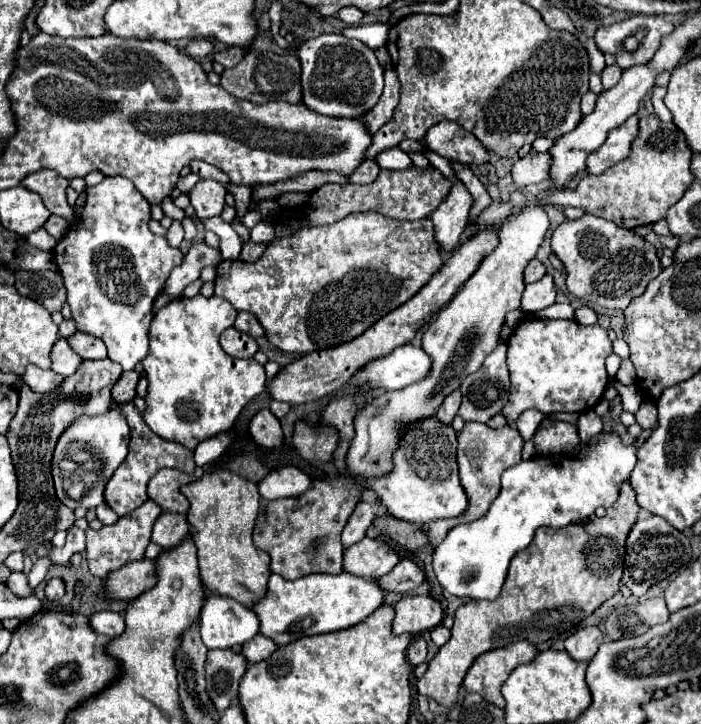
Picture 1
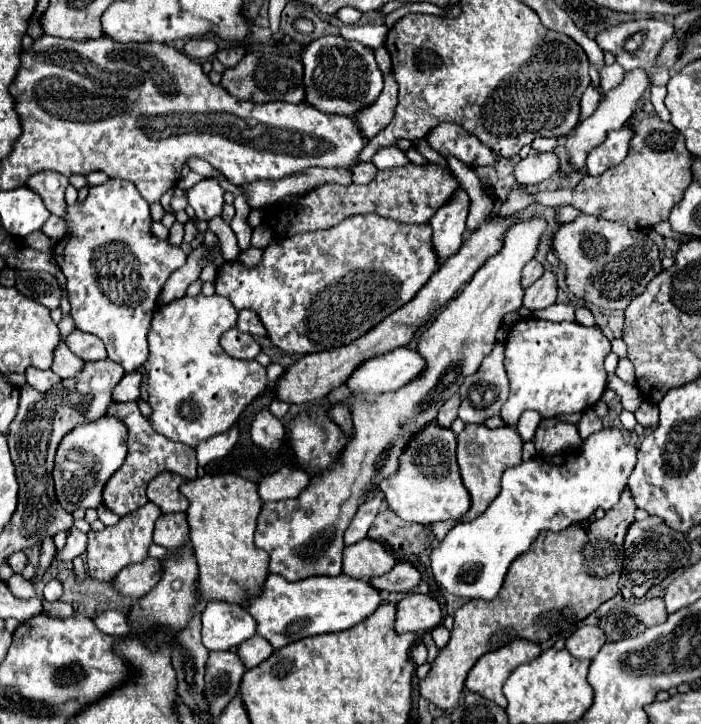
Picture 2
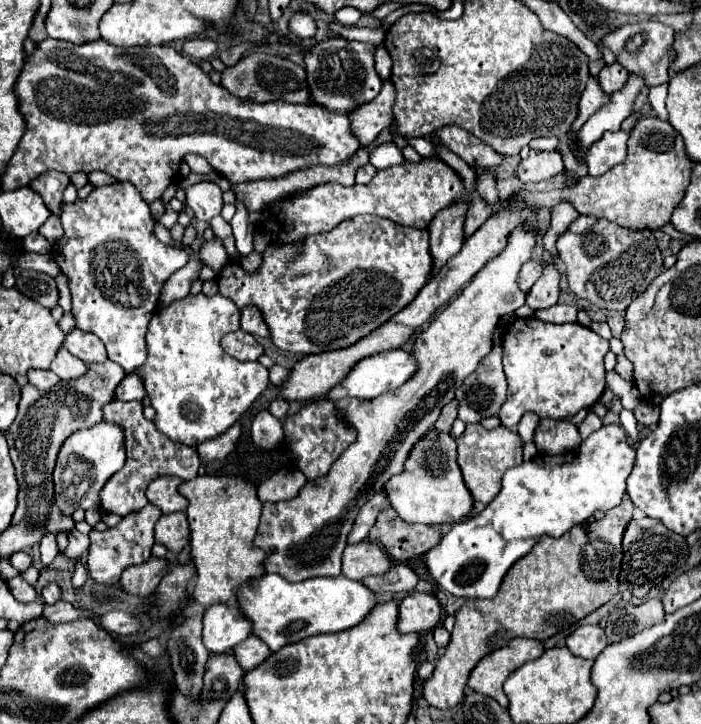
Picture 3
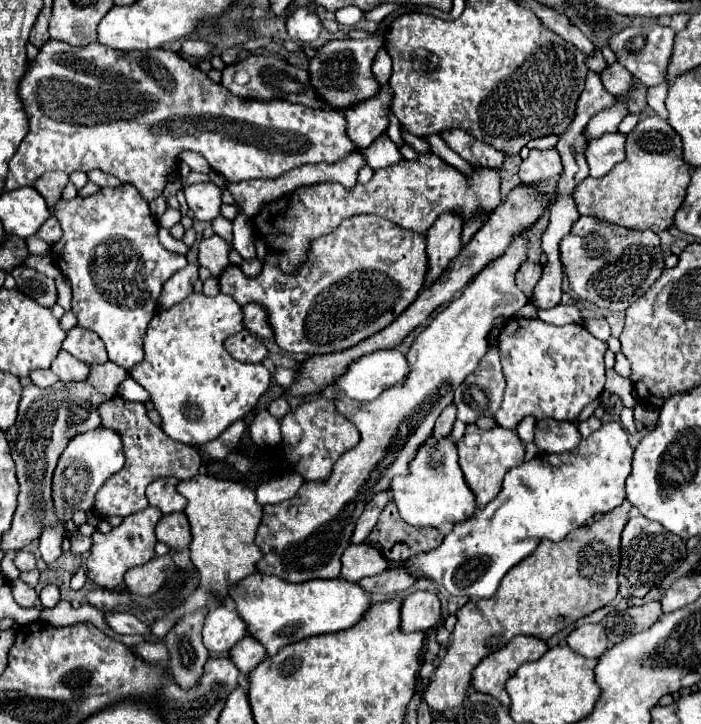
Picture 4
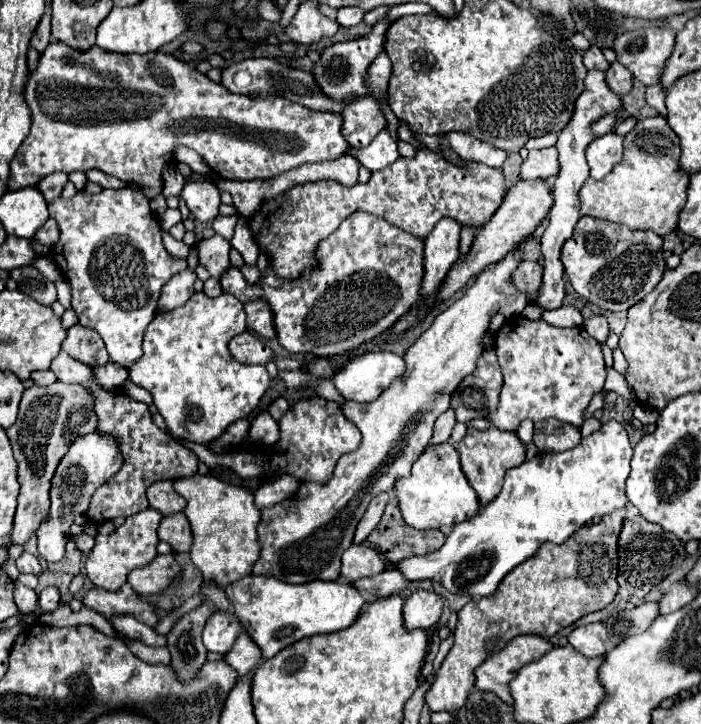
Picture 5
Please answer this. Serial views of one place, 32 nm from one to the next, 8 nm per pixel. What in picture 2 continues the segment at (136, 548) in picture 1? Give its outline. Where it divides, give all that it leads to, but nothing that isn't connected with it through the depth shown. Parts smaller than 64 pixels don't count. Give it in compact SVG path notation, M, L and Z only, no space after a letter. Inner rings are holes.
M146 502L136 512L130 512L128 516L120 518L120 522L116 526L106 526L100 532L90 530L88 532L88 548L86 548L88 572L102 582L110 582L116 576L116 572L120 572L120 568L134 564L134 562L144 562L148 558L148 546L152 544L154 522L158 520L160 514L162 512L156 504Z

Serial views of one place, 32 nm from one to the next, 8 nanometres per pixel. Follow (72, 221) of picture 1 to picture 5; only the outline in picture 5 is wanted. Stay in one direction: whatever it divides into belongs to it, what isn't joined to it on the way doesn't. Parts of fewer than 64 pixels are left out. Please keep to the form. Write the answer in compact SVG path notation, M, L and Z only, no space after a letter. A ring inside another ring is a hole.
M52 172L52 174L44 176L44 178L36 184L36 188L42 192L44 200L46 200L48 204L52 204L52 202L60 196L60 192L62 192L62 188L64 188L66 182L68 182L68 174L64 174L64 172Z

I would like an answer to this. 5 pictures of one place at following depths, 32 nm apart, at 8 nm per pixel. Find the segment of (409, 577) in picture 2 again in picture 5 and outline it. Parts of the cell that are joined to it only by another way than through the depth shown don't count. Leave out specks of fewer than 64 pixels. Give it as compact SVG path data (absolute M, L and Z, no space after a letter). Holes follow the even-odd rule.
M388 568L372 578L360 578L358 582L354 582L354 586L360 588L360 592L370 594L372 598L386 598L392 594L398 594L410 584L412 582L398 568Z

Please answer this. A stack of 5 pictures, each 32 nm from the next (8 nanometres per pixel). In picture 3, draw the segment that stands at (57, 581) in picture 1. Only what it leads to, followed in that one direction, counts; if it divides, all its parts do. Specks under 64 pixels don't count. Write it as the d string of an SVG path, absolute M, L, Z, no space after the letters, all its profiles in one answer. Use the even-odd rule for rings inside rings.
M56 582L46 584L44 590L42 590L42 600L44 600L46 604L54 604L54 602L58 602L58 600L60 600L60 586L58 586Z

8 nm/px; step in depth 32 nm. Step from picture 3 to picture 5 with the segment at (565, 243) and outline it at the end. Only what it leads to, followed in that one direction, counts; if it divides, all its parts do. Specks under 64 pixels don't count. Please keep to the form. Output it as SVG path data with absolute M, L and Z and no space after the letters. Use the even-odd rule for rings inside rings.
M580 216L572 236L562 244L560 260L572 288L590 304L612 312L628 310L640 302L666 270L662 238L658 234L652 230L630 230L592 216Z

